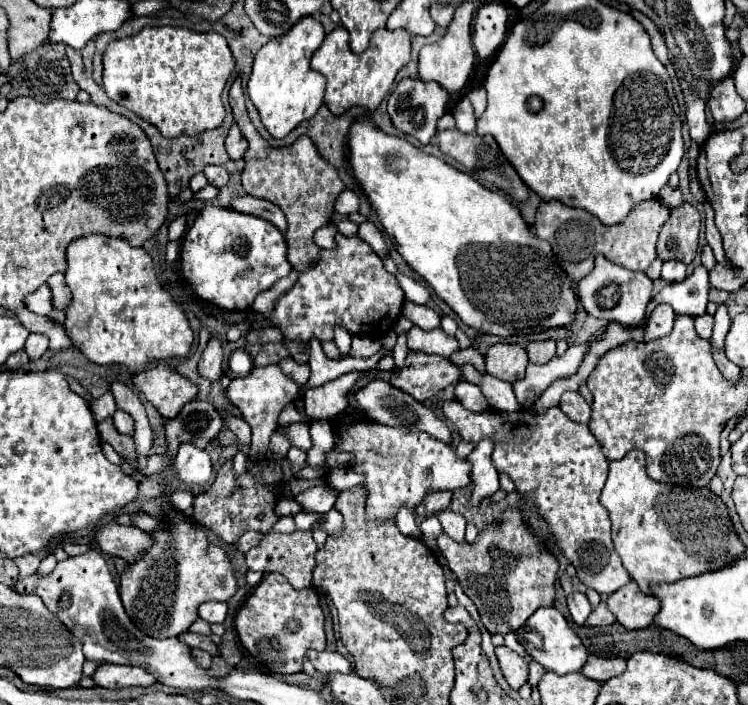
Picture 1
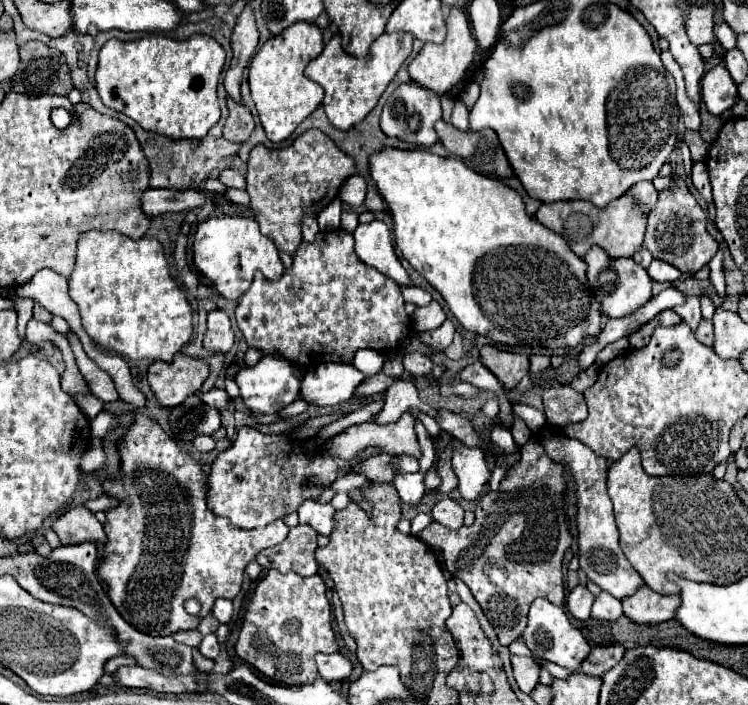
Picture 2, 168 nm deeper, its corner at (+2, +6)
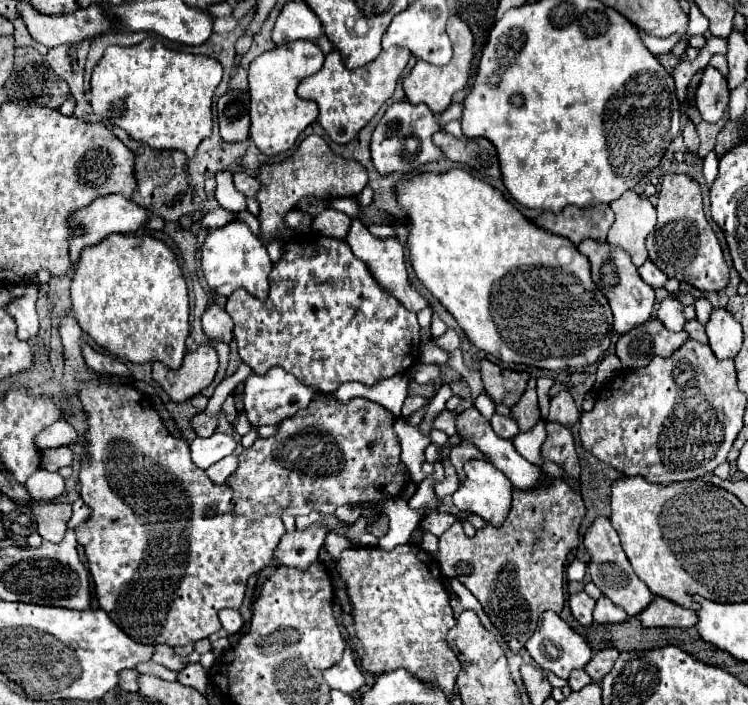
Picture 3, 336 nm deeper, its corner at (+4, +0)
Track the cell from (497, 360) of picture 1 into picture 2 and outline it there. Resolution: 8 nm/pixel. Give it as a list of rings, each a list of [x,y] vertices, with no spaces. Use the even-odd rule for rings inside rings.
[[[484,345],[480,349],[480,361],[500,379],[500,383],[510,389],[524,375],[528,375],[528,357],[520,353],[510,353],[494,345]]]

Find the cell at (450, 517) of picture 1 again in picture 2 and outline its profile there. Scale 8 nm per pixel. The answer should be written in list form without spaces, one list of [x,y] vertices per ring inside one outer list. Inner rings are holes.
[[[446,497],[446,499],[442,499],[442,501],[438,501],[434,505],[432,517],[434,517],[434,521],[442,523],[448,529],[458,529],[458,527],[462,527],[464,509],[456,501],[452,501],[452,499]]]

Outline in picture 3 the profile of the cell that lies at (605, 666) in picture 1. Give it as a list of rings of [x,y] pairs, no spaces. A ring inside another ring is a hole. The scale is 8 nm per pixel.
[[[604,649],[604,651],[598,651],[584,669],[592,677],[594,683],[600,683],[602,677],[610,673],[610,669],[612,669],[616,659],[618,659],[618,651],[616,649]]]

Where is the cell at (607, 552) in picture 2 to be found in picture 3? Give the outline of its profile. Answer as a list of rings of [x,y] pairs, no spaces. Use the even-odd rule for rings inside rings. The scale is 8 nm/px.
[[[598,517],[592,527],[588,529],[586,537],[584,537],[584,545],[592,555],[592,561],[588,565],[588,571],[592,575],[592,583],[602,591],[602,595],[606,595],[608,599],[612,599],[616,605],[620,605],[630,617],[634,617],[636,613],[642,613],[654,599],[654,595],[650,593],[650,589],[638,579],[638,575],[634,573],[634,569],[630,567],[630,561],[626,557],[626,553],[622,551],[620,539],[616,529],[612,527],[612,523],[606,517]]]

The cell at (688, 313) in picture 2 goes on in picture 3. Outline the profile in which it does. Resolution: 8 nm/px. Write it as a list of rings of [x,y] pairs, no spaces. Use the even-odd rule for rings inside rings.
[[[666,297],[660,301],[658,307],[658,319],[664,323],[668,331],[682,331],[688,321],[696,317],[692,305],[682,305],[678,299]]]

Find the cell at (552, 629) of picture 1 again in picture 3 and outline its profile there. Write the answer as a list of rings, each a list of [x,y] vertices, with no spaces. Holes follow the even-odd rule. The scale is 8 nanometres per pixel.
[[[546,611],[546,613],[540,615],[538,629],[528,639],[526,649],[528,649],[528,653],[532,655],[532,659],[542,669],[546,669],[546,671],[550,671],[550,673],[554,673],[556,677],[562,677],[562,679],[568,679],[568,675],[570,675],[572,669],[580,669],[580,667],[584,667],[592,659],[592,649],[584,641],[584,637],[578,635],[574,629],[570,629],[570,625],[566,621],[562,621],[552,611]]]

